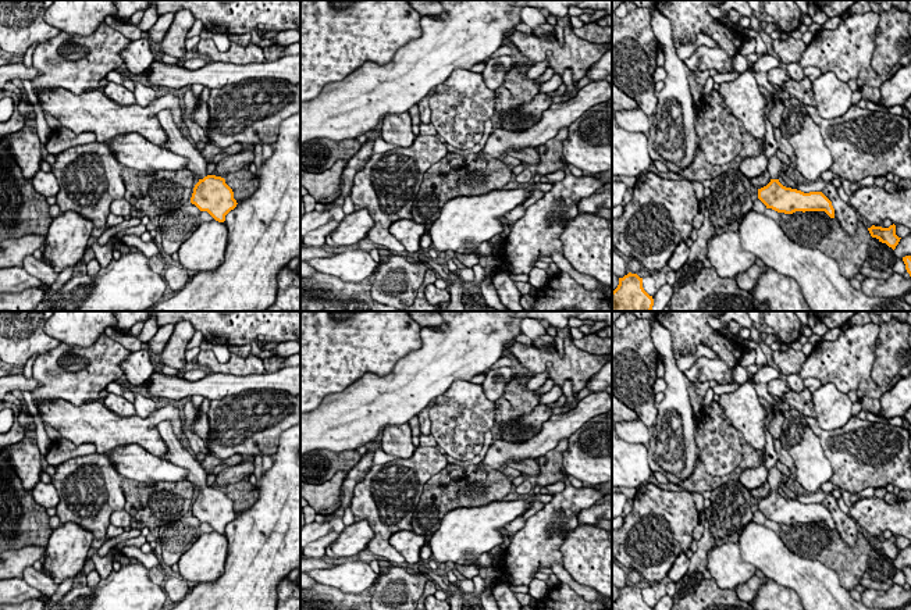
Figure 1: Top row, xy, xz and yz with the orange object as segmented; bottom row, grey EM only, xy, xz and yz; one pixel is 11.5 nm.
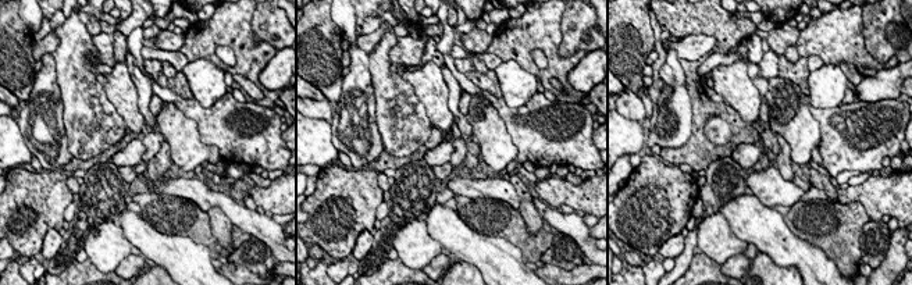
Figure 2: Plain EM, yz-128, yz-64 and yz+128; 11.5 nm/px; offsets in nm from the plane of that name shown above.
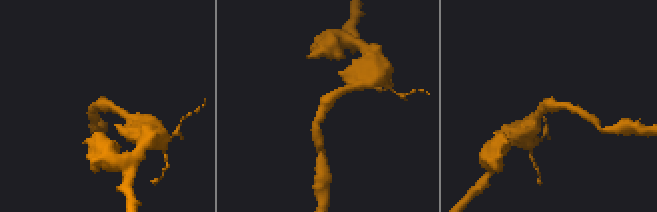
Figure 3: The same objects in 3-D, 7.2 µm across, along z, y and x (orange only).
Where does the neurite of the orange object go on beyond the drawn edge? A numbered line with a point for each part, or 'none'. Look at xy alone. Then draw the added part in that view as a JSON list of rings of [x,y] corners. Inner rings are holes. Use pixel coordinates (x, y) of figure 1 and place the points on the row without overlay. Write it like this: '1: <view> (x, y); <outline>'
1: xy (180, 455); [[[161,421],[157,431],[168,447],[170,461],[188,471],[186,479],[199,491],[207,488],[207,474],[185,443],[181,443],[168,421]]]

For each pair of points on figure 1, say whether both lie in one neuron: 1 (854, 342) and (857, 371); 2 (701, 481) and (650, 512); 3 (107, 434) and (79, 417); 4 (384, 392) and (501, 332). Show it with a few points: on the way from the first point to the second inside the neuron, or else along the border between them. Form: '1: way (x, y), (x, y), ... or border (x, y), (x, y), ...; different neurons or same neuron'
1: way (854, 349), (854, 364); same neuron
2: border (683, 488), (690, 492); different neurons
3: way (100, 427), (86, 423); same neuron
4: way (413, 384), (448, 352), (462, 348), (472, 338); same neuron

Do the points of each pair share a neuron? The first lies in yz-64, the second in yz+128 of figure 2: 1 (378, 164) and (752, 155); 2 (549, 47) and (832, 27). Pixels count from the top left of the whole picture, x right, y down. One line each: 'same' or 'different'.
1: different
2: same

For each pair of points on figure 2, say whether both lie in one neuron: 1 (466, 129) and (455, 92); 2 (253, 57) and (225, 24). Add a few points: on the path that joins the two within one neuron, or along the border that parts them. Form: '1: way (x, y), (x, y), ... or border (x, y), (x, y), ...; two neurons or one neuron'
1: way (460, 120), (455, 111), (455, 102); one neuron
2: way (245, 49), (245, 45), (234, 32); one neuron

